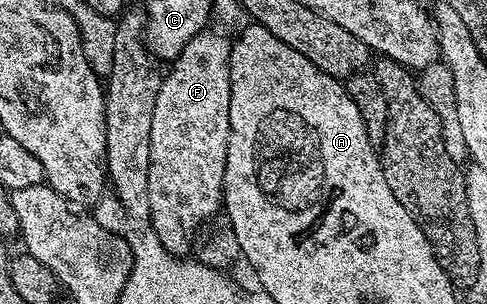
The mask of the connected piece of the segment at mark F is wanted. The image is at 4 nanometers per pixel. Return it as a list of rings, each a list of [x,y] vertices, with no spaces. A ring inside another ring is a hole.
[[[213,28],[204,29],[171,62],[173,71],[162,77],[159,100],[155,100],[155,116],[151,116],[151,160],[147,172],[147,196],[151,200],[149,222],[163,248],[174,256],[188,255],[194,249],[193,237],[197,229],[216,219],[223,206],[227,144],[231,132],[232,51],[231,38],[216,34]]]

